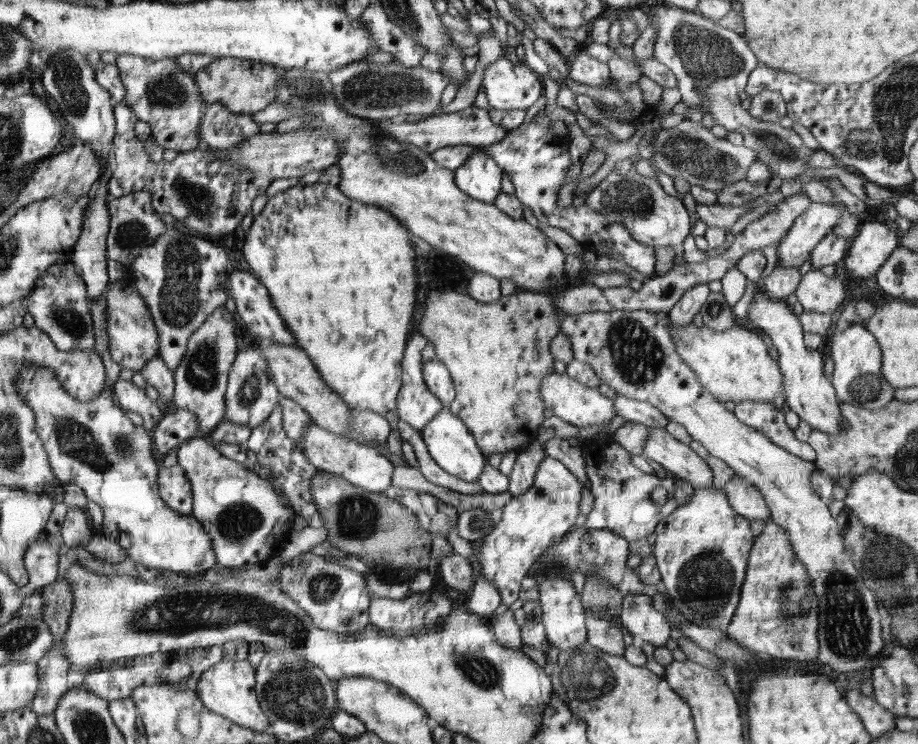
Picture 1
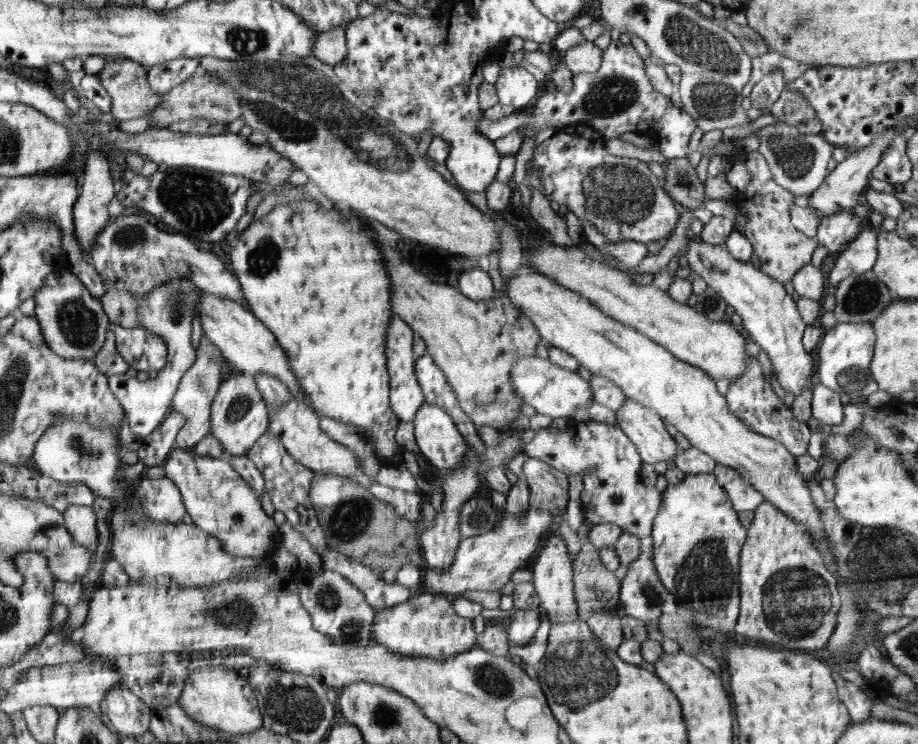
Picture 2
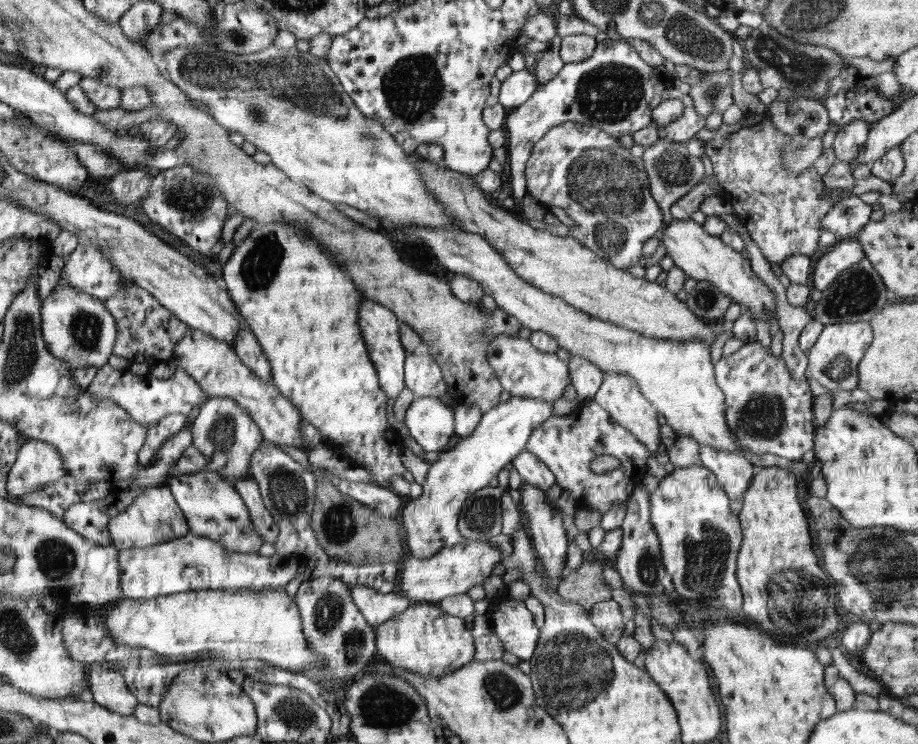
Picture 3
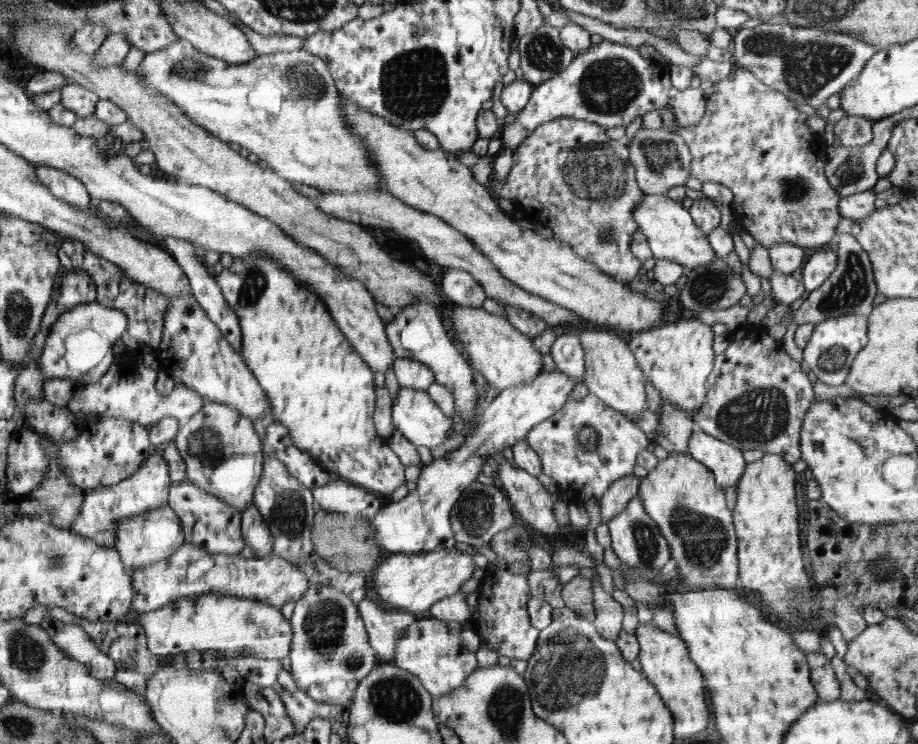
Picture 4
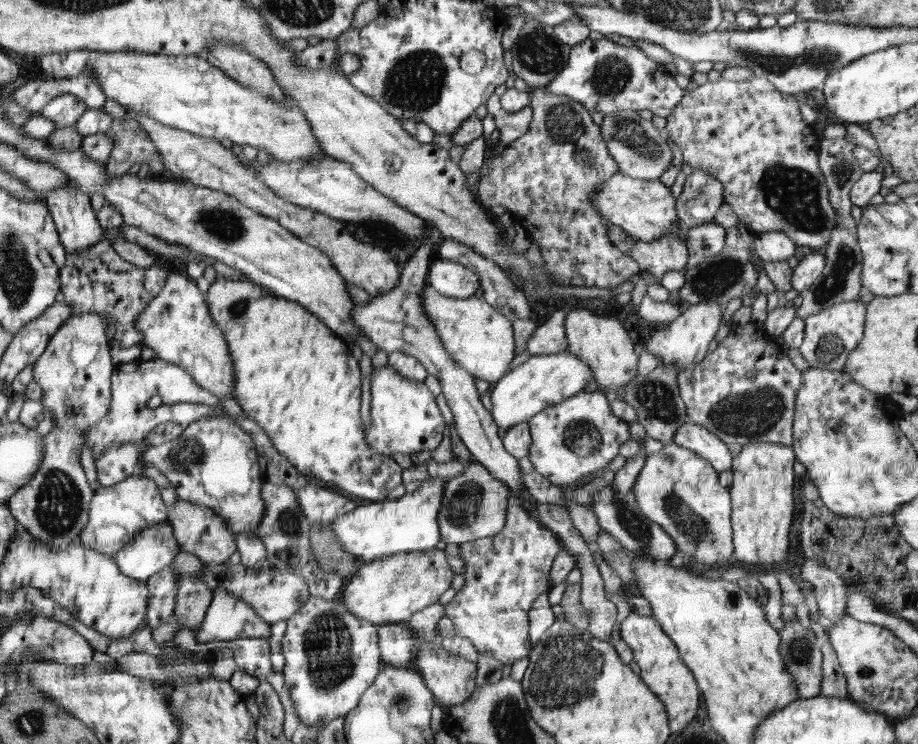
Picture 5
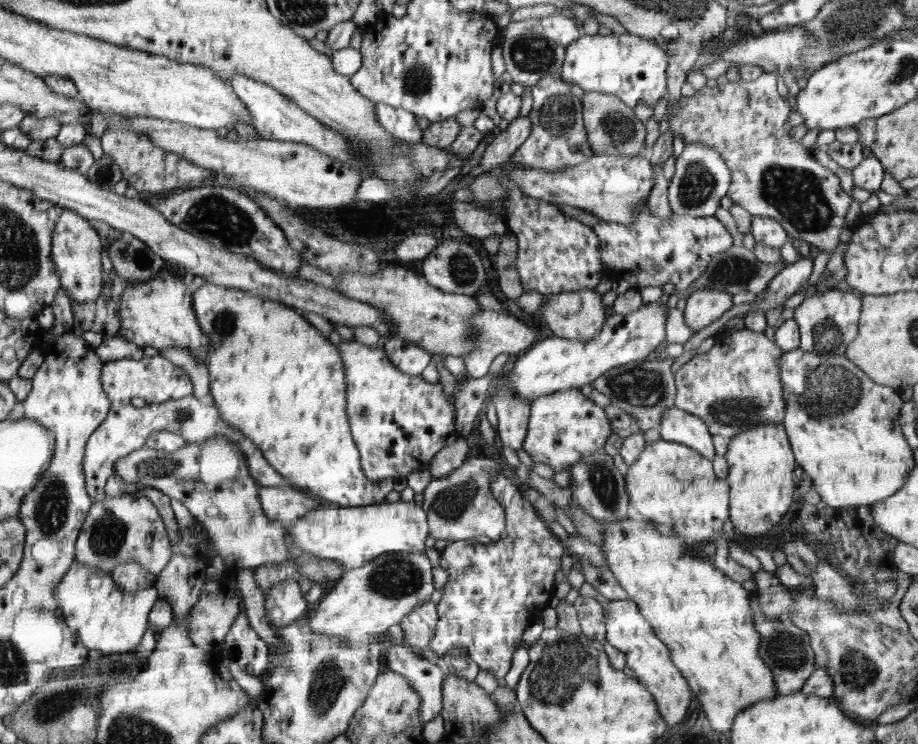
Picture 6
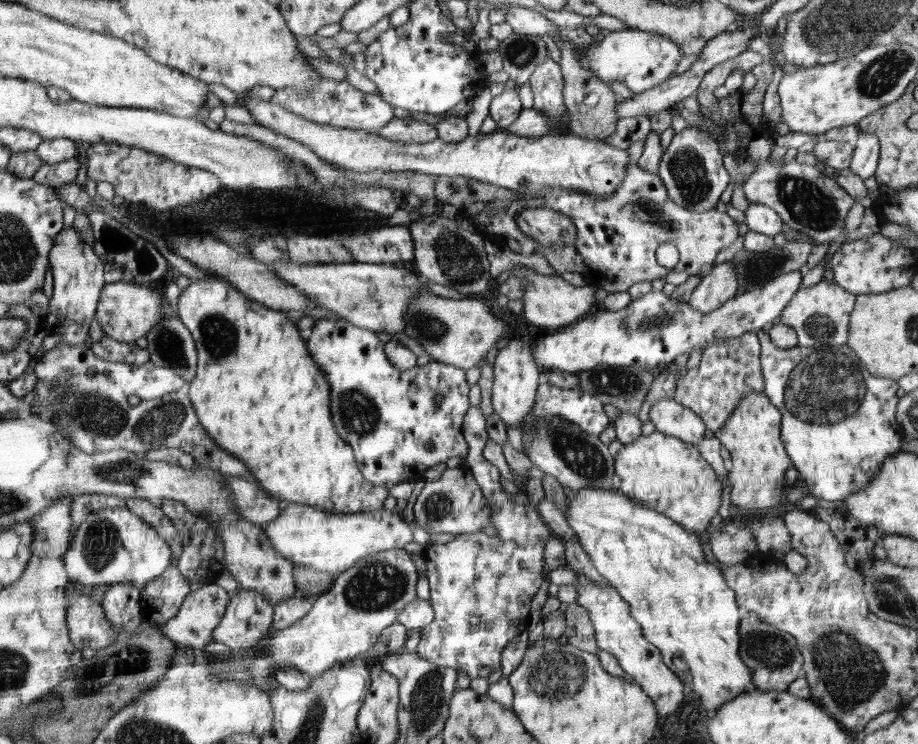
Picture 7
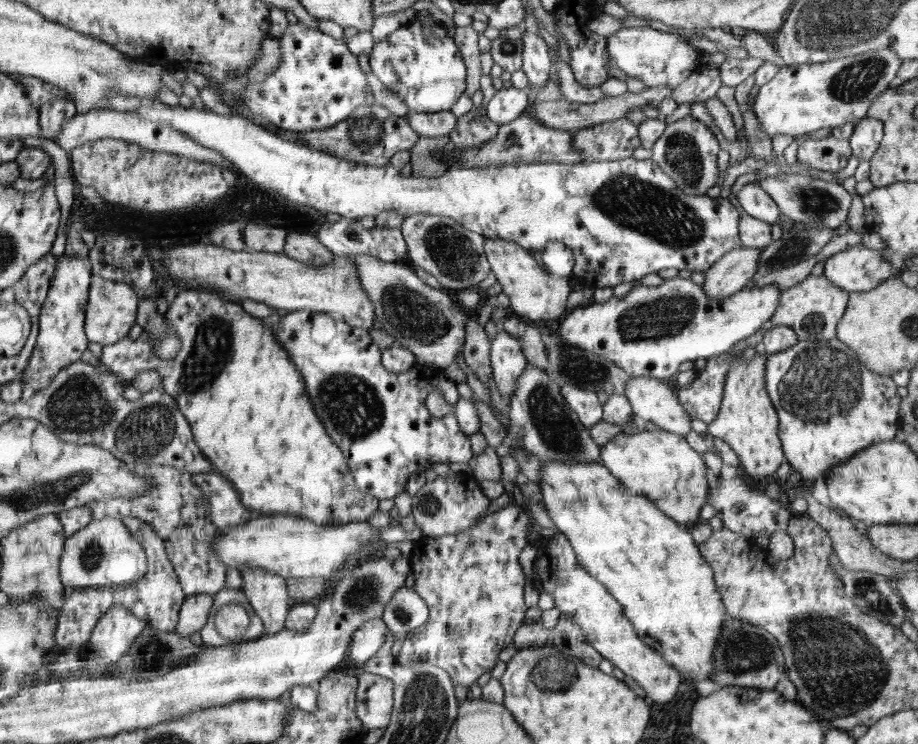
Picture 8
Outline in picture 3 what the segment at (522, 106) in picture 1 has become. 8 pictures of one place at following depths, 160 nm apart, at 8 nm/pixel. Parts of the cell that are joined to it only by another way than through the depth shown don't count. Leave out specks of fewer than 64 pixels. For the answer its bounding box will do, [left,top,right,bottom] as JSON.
[499,69,540,110]

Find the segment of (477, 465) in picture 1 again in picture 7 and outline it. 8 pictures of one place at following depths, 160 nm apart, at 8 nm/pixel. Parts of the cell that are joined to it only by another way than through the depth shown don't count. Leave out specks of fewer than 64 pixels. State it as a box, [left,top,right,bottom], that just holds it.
[305,318,471,488]

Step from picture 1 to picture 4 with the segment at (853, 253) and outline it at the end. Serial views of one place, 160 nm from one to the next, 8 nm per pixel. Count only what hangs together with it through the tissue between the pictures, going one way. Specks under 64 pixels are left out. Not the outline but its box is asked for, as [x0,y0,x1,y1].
[802,250,838,293]

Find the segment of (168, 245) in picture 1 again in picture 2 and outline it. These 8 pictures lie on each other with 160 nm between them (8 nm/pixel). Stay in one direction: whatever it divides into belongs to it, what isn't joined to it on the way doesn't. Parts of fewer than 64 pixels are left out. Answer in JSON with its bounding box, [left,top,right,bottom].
[100,278,204,439]

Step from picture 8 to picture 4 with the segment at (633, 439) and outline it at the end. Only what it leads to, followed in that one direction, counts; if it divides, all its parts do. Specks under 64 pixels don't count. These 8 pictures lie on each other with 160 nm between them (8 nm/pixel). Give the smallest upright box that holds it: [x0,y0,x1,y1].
[637,453,739,589]

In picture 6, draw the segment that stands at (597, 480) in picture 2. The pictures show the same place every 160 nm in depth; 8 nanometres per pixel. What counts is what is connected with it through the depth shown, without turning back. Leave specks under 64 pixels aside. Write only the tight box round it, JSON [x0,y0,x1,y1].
[523,389,614,472]

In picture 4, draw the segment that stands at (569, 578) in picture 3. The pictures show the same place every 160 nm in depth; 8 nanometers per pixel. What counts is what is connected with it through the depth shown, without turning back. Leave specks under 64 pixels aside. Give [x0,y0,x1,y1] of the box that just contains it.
[561,575,595,621]

